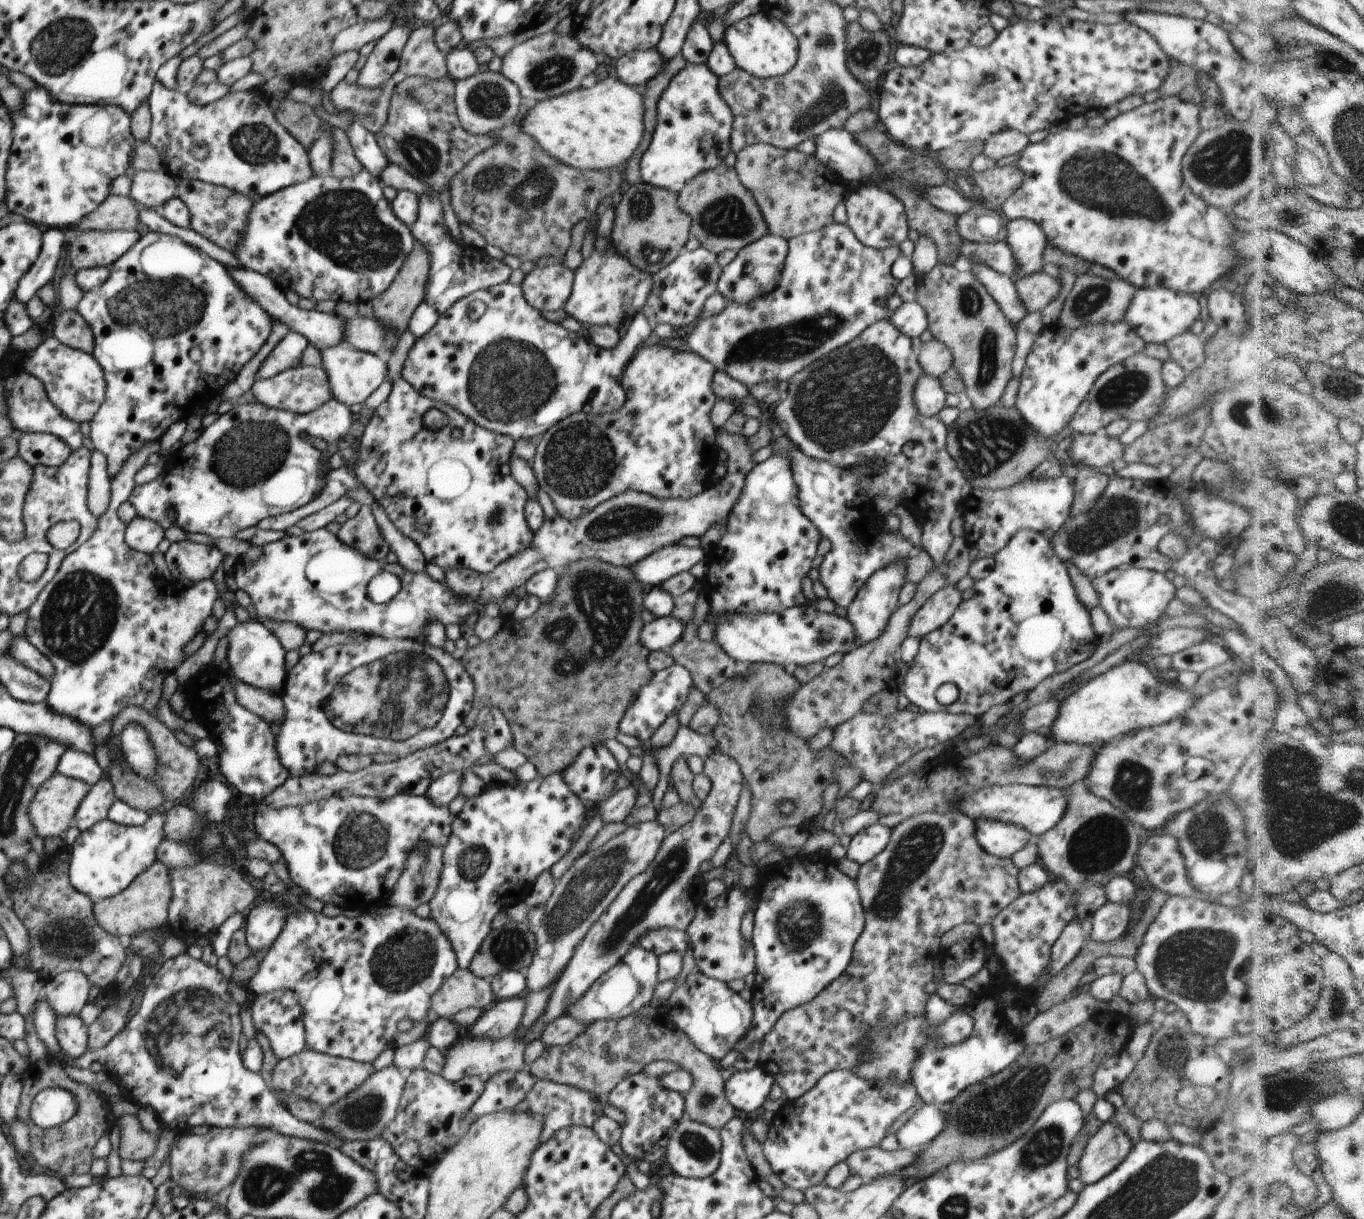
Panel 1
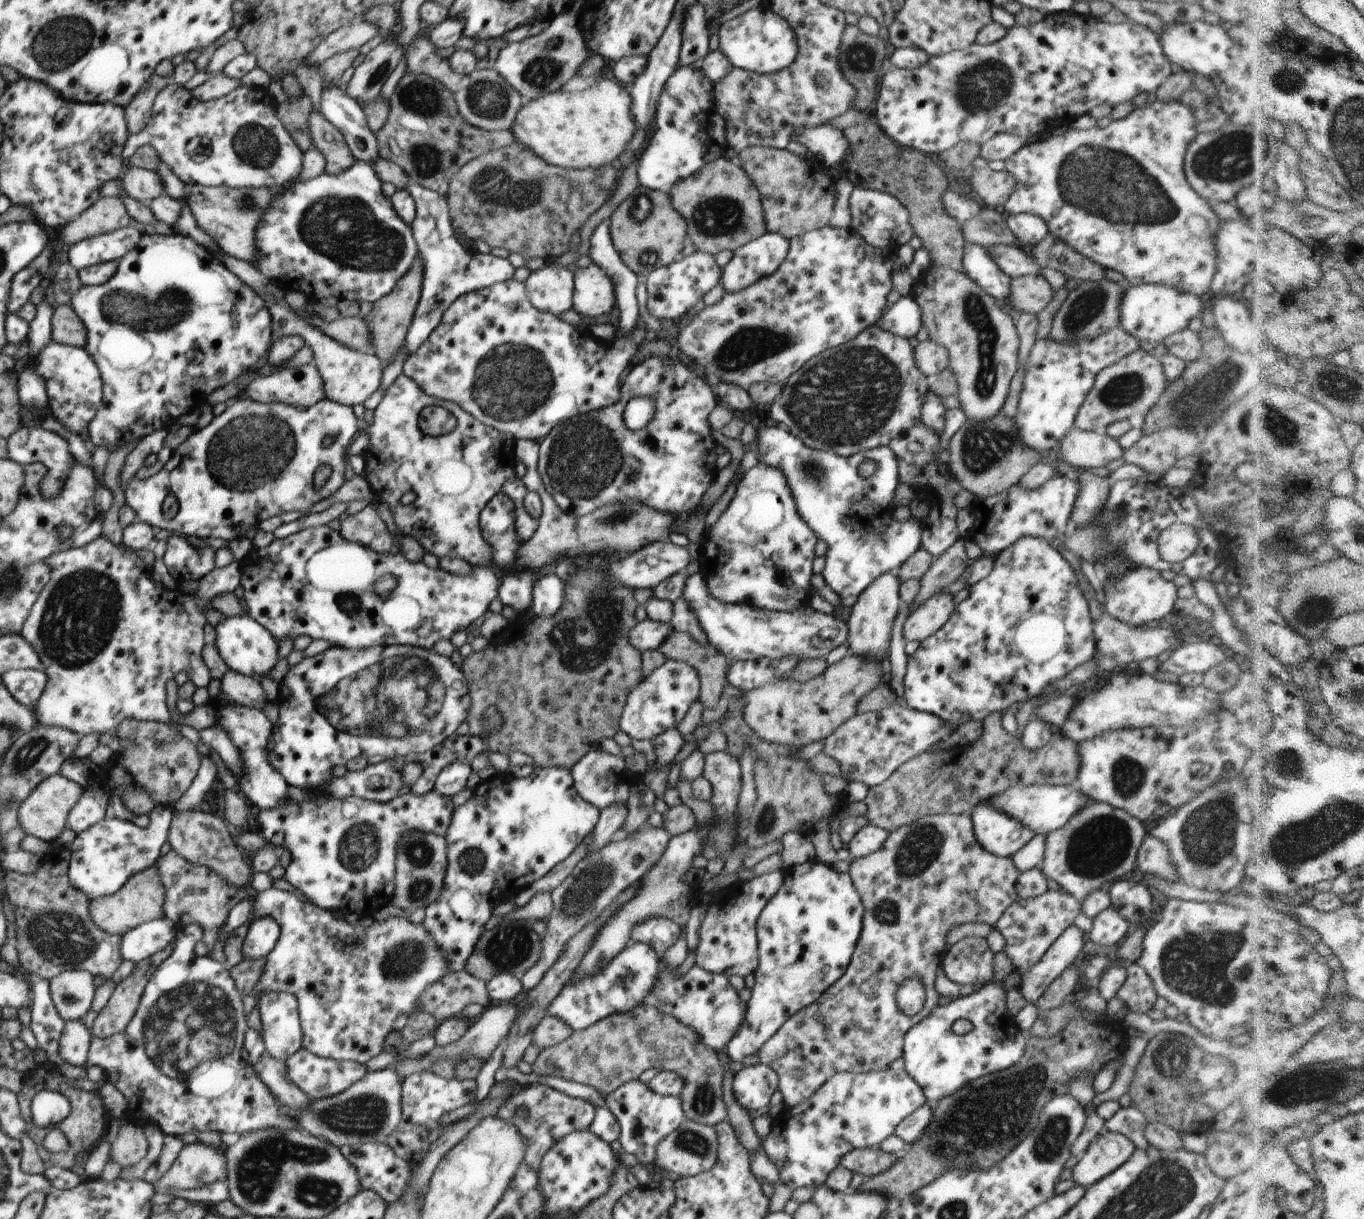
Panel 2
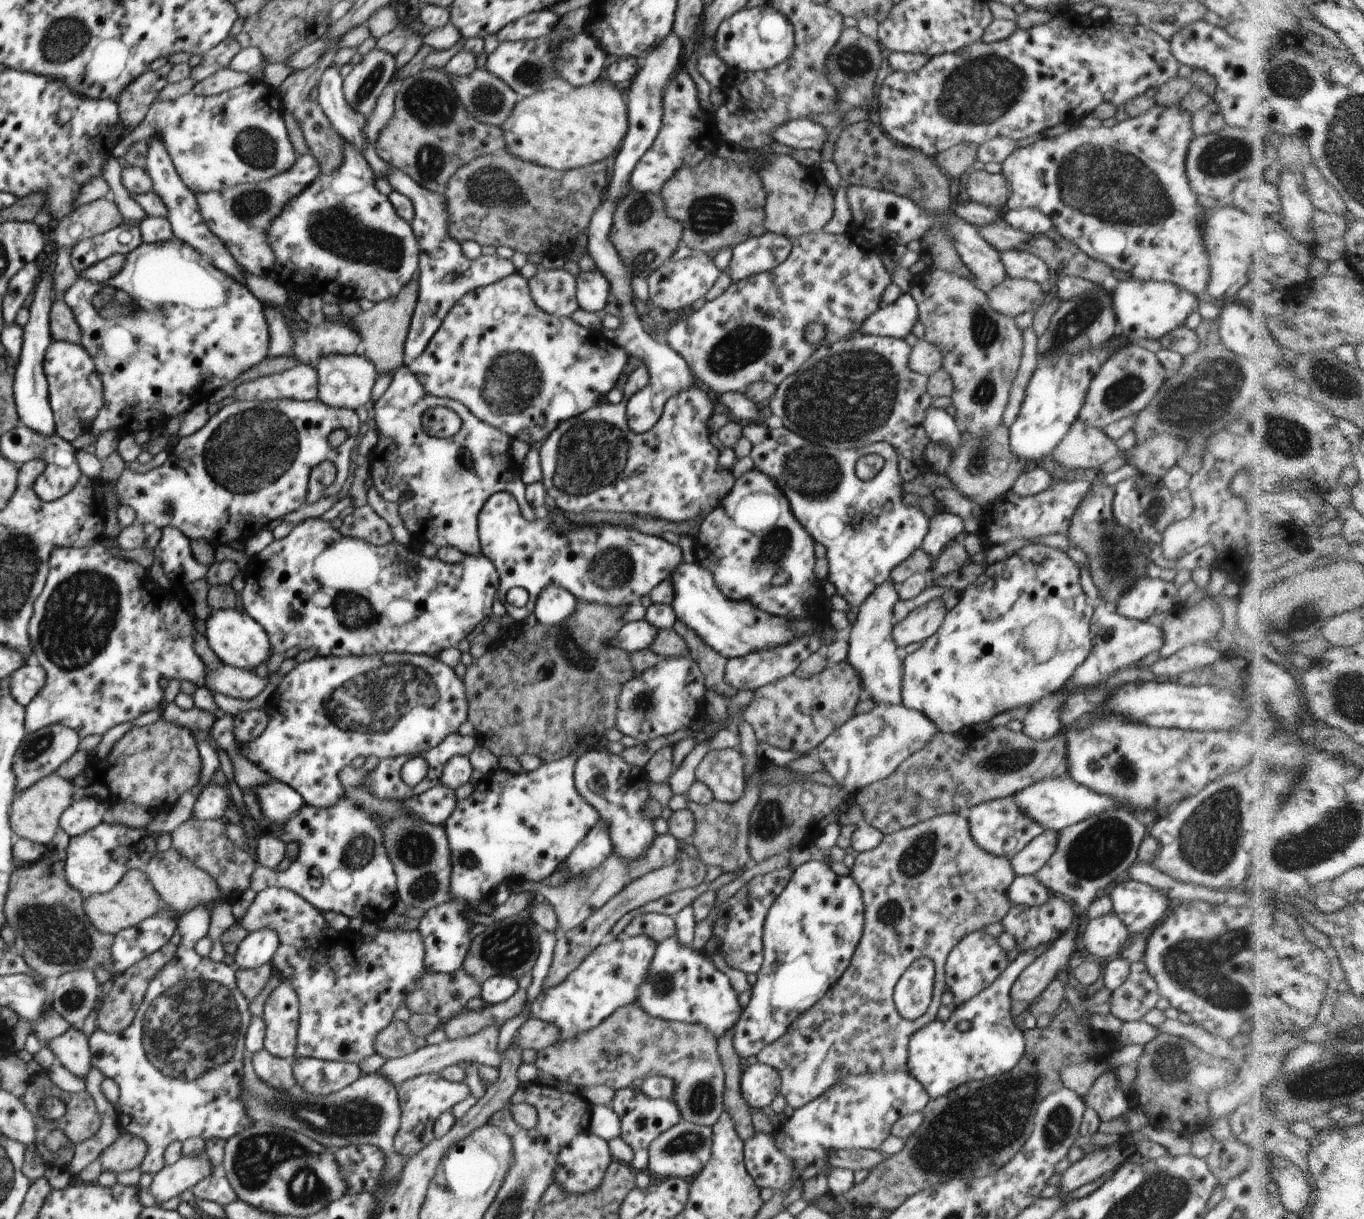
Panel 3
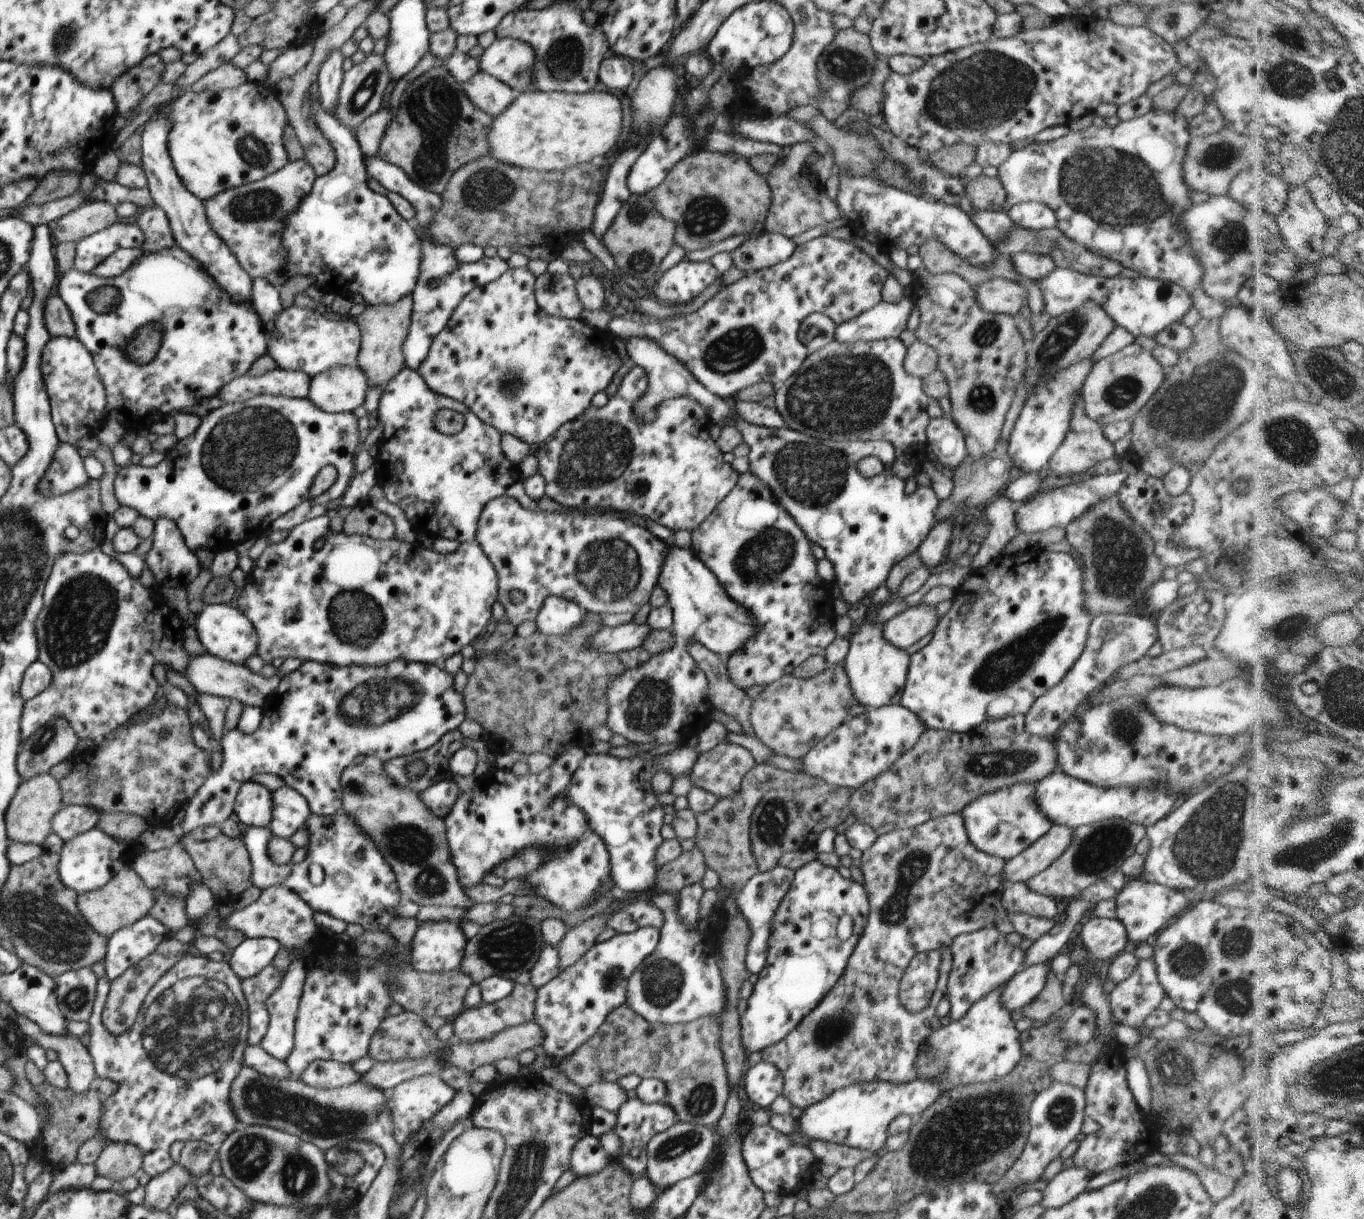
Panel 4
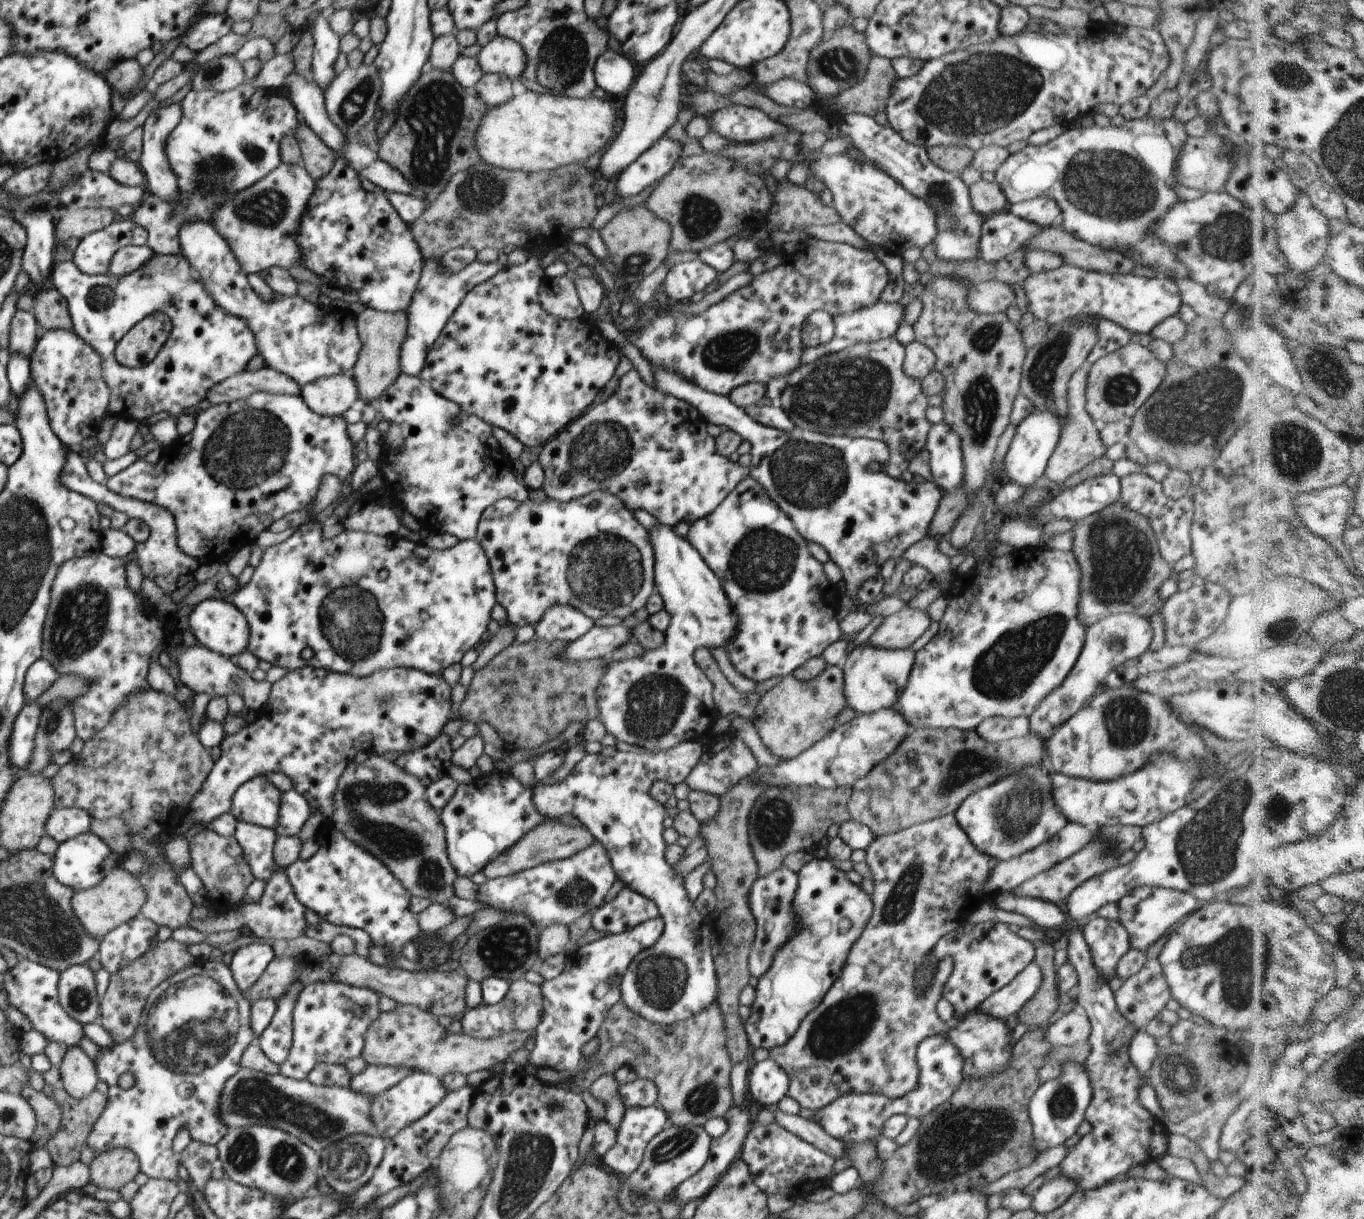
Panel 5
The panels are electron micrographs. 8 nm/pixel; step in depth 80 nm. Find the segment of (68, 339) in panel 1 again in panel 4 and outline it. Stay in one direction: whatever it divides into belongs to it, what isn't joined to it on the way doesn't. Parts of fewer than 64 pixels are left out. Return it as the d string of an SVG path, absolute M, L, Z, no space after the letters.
M56 292L47 298L44 309L45 325L51 337L74 337L75 324L68 305Z

